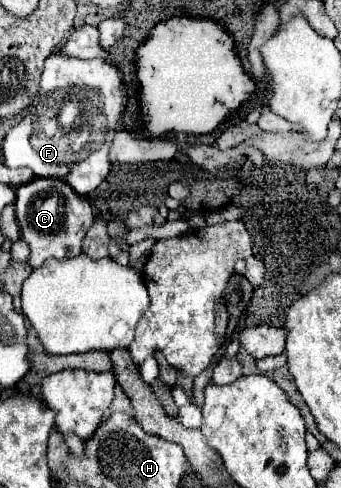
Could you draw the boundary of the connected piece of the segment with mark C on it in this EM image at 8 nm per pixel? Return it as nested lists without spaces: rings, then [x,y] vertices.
[[[34,178],[28,184],[16,188],[16,220],[22,240],[30,246],[28,264],[32,268],[42,266],[48,258],[74,258],[82,252],[82,238],[92,226],[90,202],[76,194],[68,184],[58,178]]]

